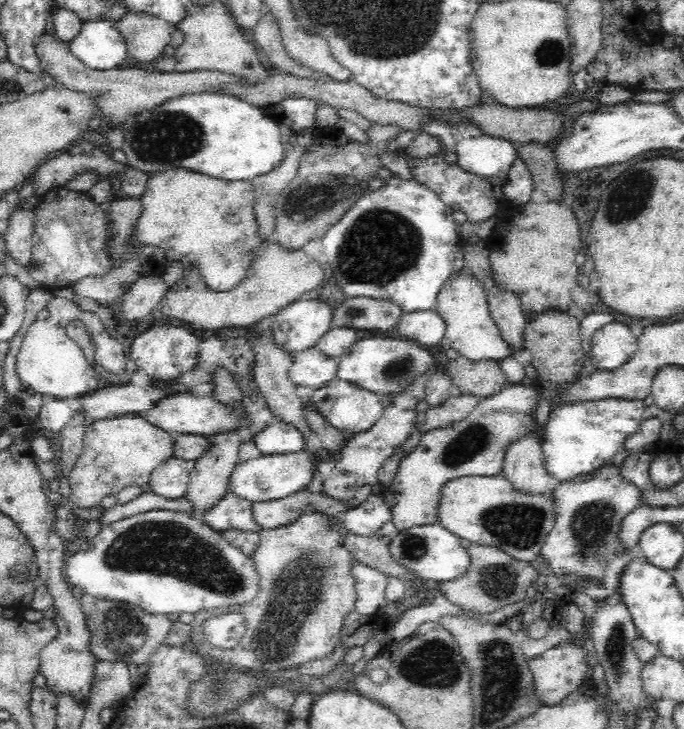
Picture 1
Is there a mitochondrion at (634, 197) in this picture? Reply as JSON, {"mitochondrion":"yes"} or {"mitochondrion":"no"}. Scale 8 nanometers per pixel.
{"mitochondrion":"yes"}

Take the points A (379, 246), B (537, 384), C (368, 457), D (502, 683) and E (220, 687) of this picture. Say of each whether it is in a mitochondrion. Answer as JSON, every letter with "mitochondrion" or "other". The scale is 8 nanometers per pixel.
{"A":"mitochondrion","B":"other","C":"other","D":"mitochondrion","E":"mitochondrion"}

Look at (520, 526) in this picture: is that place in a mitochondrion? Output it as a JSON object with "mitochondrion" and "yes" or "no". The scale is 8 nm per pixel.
{"mitochondrion":"yes"}

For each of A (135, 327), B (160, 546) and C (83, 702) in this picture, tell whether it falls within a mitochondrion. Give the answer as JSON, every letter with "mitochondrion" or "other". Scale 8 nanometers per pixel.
{"A":"other","B":"mitochondrion","C":"other"}

